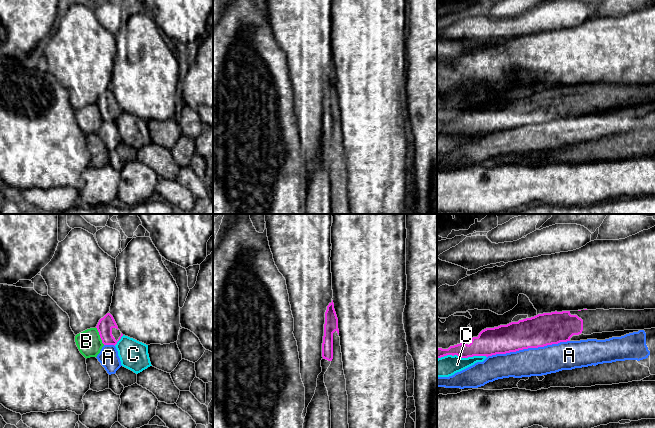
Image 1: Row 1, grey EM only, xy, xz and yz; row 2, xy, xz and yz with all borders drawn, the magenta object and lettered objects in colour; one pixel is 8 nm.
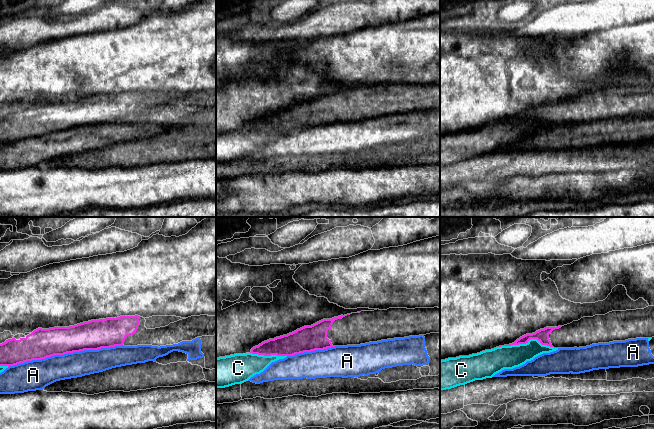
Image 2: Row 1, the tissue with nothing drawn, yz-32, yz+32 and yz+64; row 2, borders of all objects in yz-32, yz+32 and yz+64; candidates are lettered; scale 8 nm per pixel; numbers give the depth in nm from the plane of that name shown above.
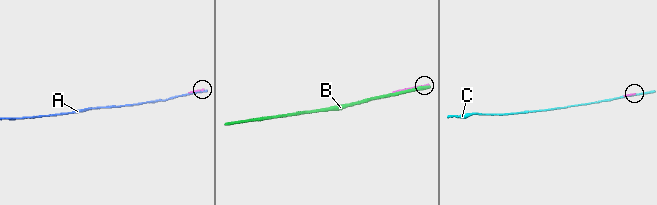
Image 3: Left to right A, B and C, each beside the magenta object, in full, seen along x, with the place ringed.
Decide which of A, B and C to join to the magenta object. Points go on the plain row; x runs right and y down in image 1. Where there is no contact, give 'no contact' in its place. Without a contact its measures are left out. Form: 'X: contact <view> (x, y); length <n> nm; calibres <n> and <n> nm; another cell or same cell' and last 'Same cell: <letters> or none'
A: contact yz (528, 123); length 700 nm; calibres 260 and 220 nm; another cell
B: contact xy (100, 112); length 160 nm; calibres 120 and 200 nm; another cell
C: contact yz (461, 133); length 400 nm; calibres 200 and 170 nm; another cell
Same cell: none

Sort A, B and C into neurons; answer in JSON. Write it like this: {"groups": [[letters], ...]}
{"groups": [["A"], ["B"], ["C"]]}

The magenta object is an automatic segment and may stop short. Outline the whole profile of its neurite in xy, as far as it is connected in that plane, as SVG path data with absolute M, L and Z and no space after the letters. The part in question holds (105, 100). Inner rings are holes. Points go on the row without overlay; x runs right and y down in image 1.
M110 89L101 94L96 102L104 121L116 121L123 110Z

